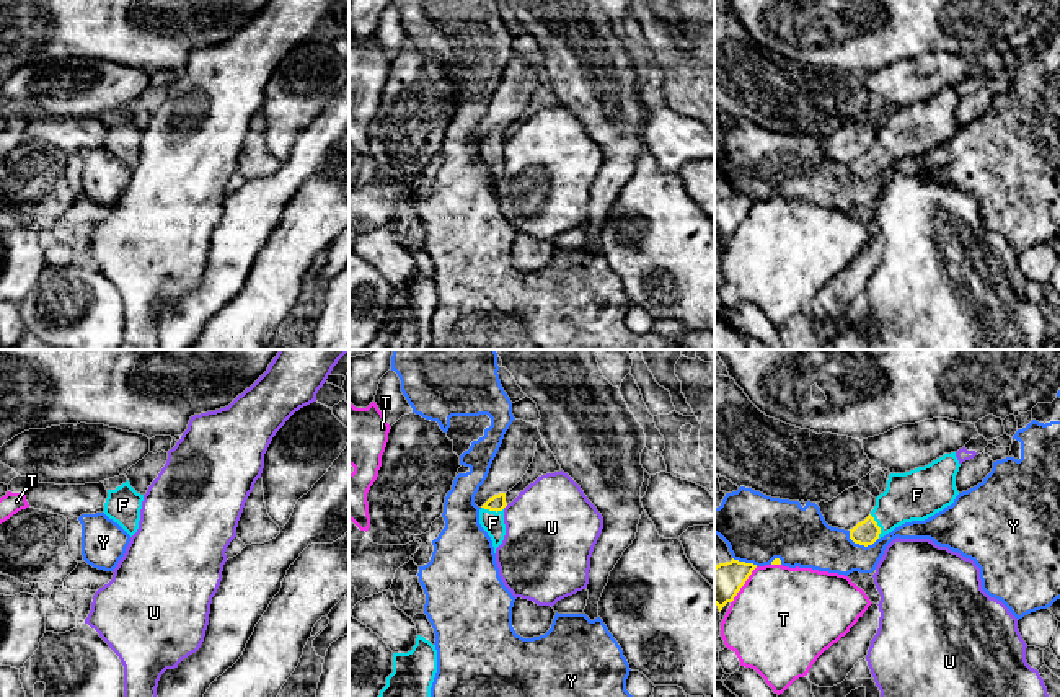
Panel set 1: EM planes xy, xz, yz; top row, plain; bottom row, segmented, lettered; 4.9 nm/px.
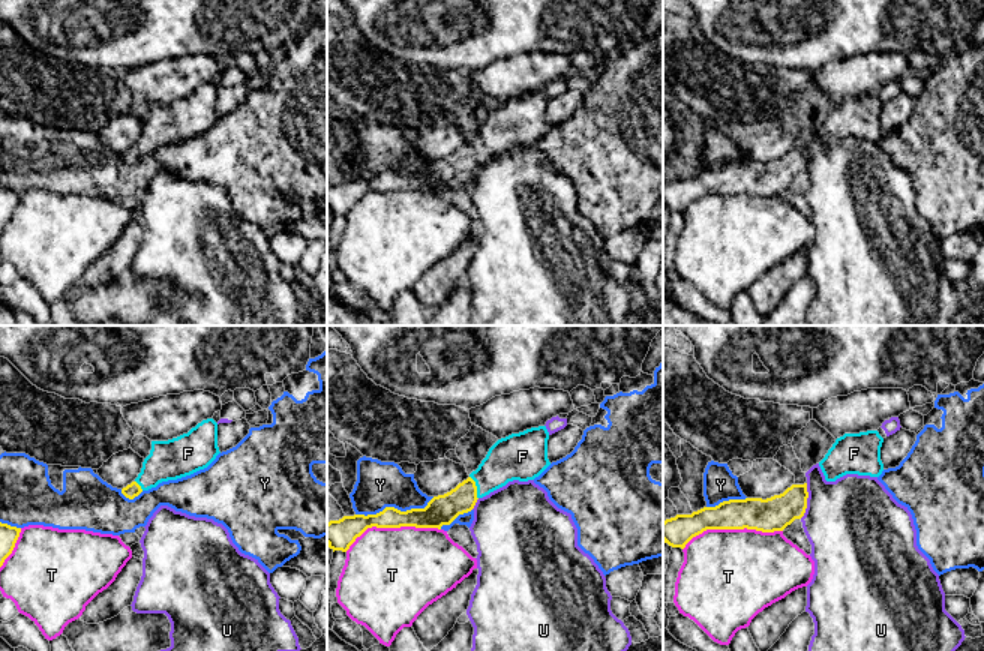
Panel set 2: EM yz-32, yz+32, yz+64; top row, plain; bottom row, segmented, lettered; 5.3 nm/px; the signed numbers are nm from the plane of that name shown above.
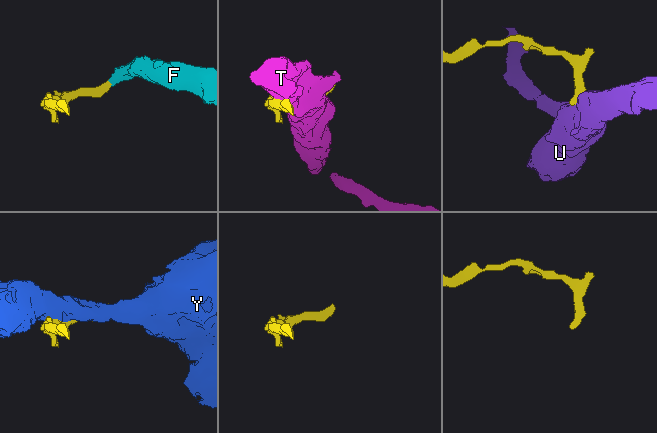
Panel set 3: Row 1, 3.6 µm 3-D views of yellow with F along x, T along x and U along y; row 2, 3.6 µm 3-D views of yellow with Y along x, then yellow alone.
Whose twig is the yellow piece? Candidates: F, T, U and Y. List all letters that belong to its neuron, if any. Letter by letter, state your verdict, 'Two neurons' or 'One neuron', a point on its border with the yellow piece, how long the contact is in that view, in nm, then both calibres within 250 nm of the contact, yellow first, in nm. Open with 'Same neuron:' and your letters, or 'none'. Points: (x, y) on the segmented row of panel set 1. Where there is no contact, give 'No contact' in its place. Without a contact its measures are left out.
Same neuron: F
F: One neuron. Touches yellow at yz (878, 526). Shared border 130 nm. Thickness 120 nm (yellow) against 260 nm
T: Two neurons. Touches yellow at yz (744, 583). Shared border 220 nm. Thickness 190 nm (yellow) against 500 nm
U: Two neurons. Touches yellow at xz (504, 506). Shared border 40 nm. Thickness 80 nm (yellow) against 440 nm
Y: Two neurons. Touches yellow at yz (861, 544). Shared border 160 nm. Thickness 120 nm (yellow) against 240 nm

